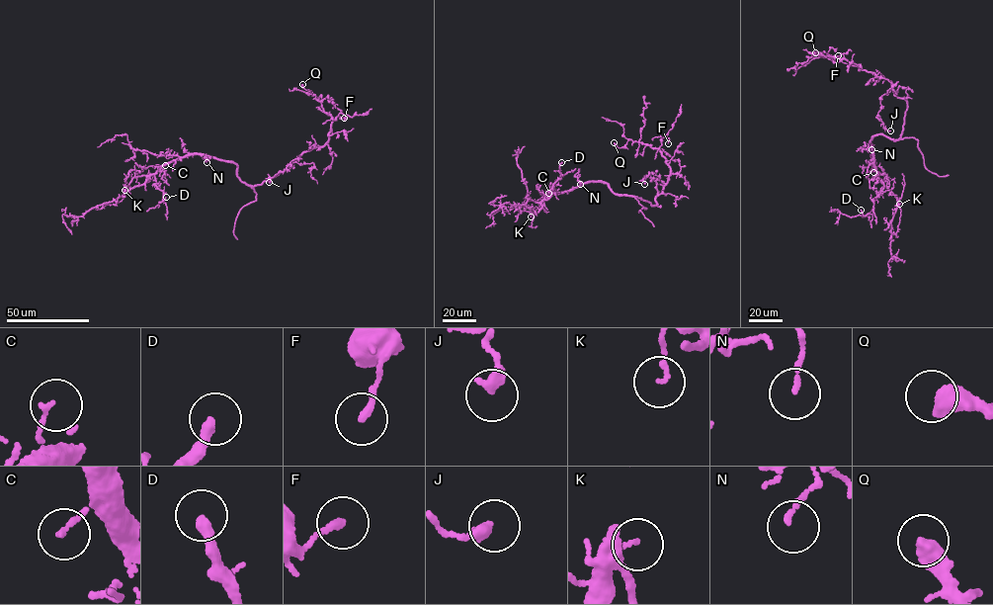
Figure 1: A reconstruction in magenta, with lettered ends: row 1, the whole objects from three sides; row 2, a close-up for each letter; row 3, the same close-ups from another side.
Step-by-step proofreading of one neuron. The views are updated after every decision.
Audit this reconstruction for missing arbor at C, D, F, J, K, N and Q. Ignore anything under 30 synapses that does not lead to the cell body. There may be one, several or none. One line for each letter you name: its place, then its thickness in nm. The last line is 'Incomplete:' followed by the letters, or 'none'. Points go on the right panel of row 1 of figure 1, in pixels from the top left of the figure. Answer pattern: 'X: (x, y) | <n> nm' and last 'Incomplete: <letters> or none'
Incomplete: none

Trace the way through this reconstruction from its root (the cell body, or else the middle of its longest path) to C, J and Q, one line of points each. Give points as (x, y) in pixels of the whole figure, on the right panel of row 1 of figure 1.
C: (887, 136), (876, 134), (868, 142), (873, 172)
J: (887, 136), (901, 136), (907, 107), (891, 89), (882, 95), (877, 116), (890, 130)
Q: (887, 136), (901, 136), (907, 107), (891, 82), (815, 52)

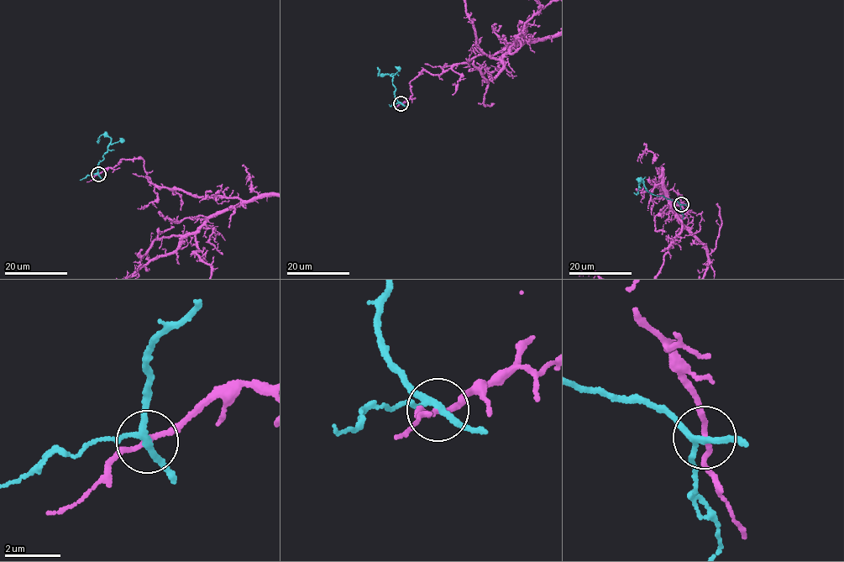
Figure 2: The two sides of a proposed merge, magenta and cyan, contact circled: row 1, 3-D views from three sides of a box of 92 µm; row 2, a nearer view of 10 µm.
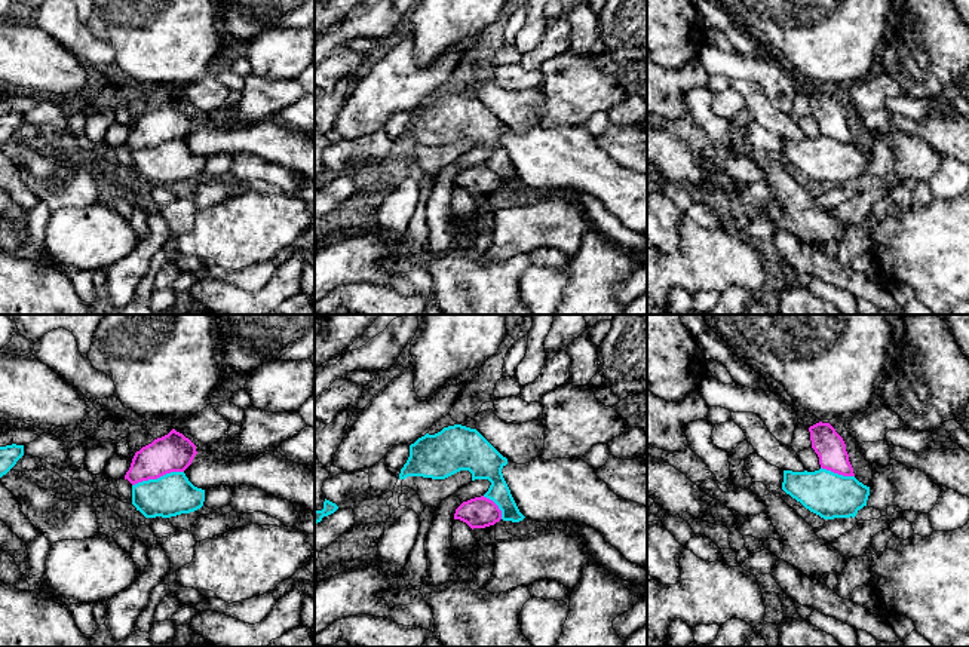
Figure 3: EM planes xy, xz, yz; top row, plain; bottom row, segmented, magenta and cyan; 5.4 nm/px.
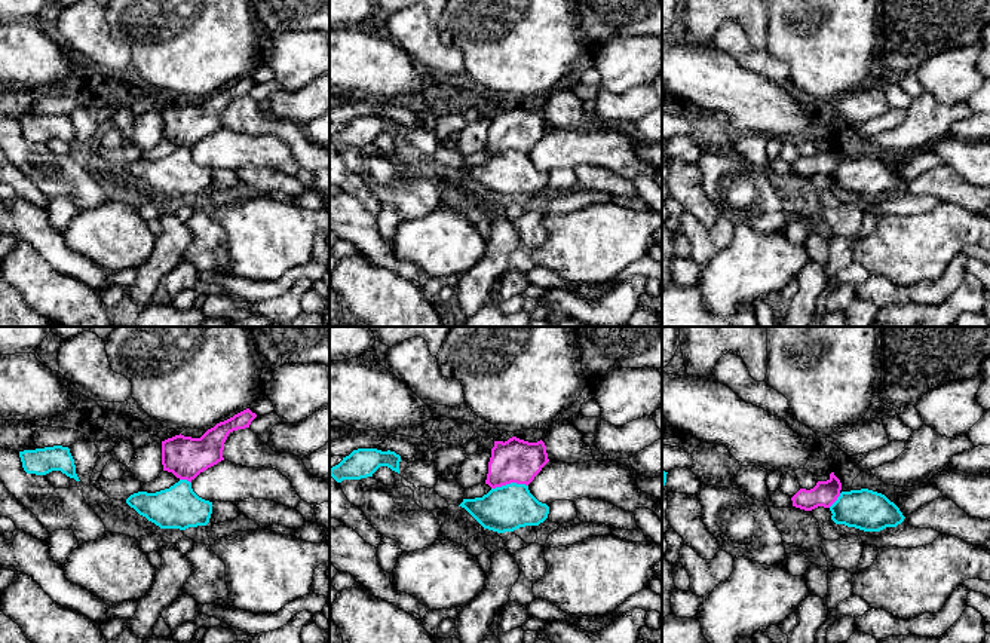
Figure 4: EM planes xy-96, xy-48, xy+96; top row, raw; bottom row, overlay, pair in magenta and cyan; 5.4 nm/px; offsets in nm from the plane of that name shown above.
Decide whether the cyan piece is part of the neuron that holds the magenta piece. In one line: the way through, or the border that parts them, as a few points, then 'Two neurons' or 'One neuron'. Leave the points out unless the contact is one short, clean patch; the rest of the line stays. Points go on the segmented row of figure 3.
Boundary: xy (183, 471), (171, 471), (132, 485). Two neurons

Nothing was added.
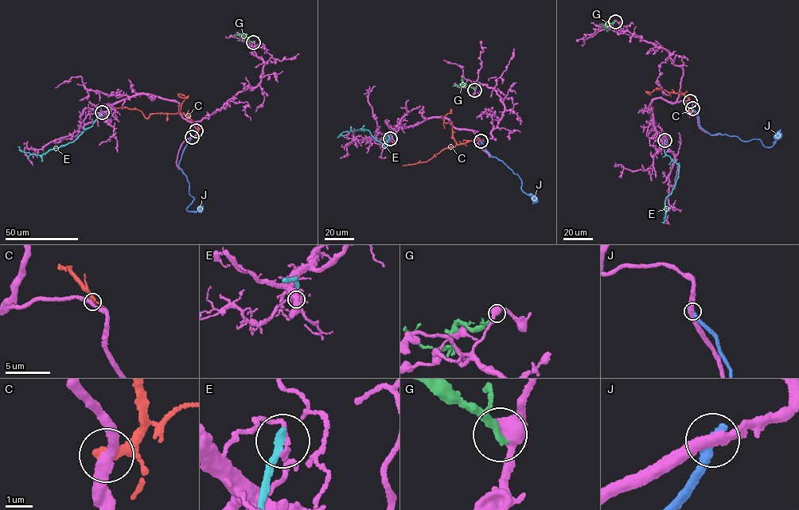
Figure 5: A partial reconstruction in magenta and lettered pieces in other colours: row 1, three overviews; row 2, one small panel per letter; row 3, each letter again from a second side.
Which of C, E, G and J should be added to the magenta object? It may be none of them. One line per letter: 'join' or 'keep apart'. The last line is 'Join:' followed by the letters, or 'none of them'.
C: keep apart
E: keep apart
G: keep apart
J: keep apart
Join: none of them

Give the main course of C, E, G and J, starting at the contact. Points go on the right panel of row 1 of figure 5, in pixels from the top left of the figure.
C: (690, 101), (684, 94), (684, 102), (689, 112), (691, 108), (689, 117)
E: (664, 141), (666, 153), (679, 166), (675, 184), (665, 198), (664, 219), (665, 214)
G: (614, 21), (606, 24), (605, 29)
J: (692, 108), (700, 126), (711, 134), (735, 136), (744, 141), (760, 139), (768, 147), (775, 142), (780, 129)

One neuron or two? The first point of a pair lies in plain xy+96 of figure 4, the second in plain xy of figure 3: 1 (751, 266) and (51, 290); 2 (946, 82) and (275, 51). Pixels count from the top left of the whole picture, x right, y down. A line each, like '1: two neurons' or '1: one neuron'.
1: two neurons
2: one neuron

